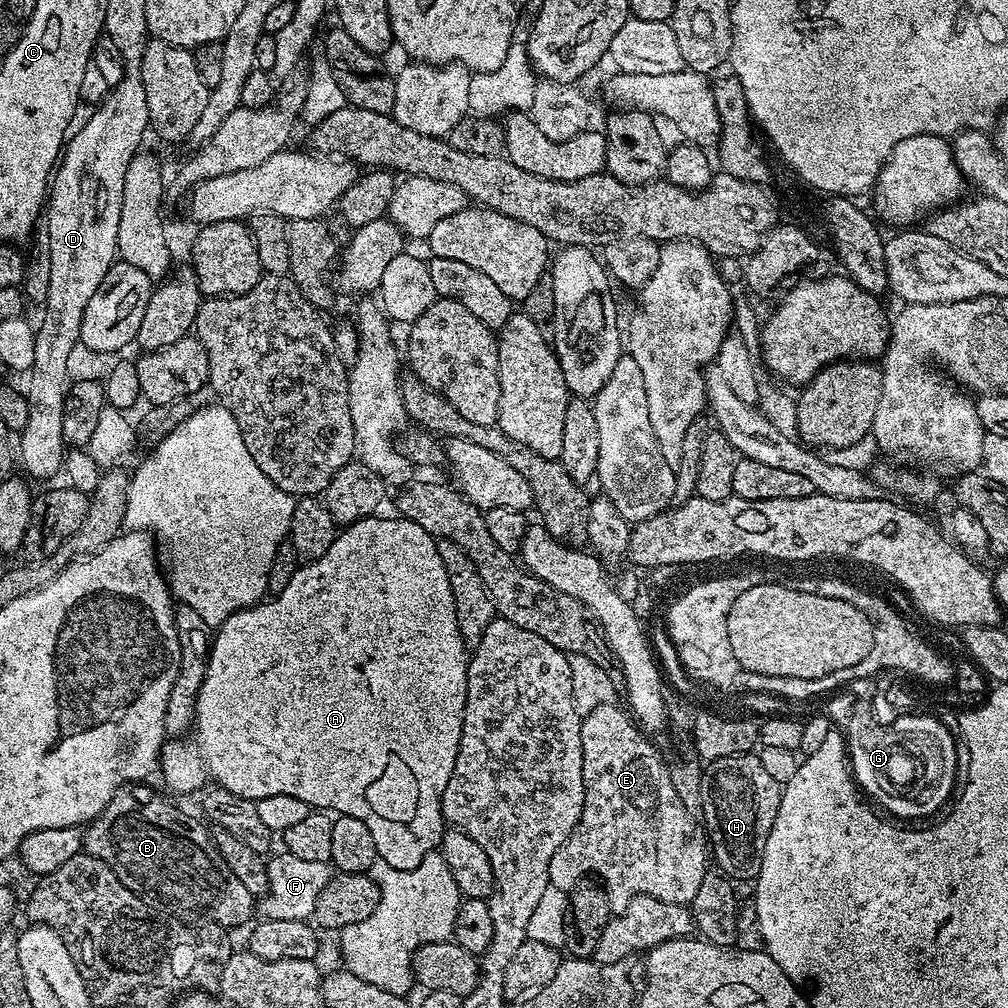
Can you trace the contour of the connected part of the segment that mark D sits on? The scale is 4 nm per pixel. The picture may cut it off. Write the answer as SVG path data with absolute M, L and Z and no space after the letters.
M128 62L124 65L122 82L111 85L108 95L95 105L92 117L86 128L75 134L65 143L58 167L50 180L50 195L46 200L46 231L50 242L49 288L42 299L44 305L44 325L36 328L34 342L34 366L27 373L28 409L30 419L18 433L18 460L36 480L51 481L52 475L64 467L66 445L62 434L64 402L69 399L69 385L64 384L64 364L72 343L80 343L82 314L90 306L90 298L98 294L102 278L112 268L117 259L119 214L122 210L123 182L127 167L136 153L141 151L140 143L144 140L144 131L149 131L146 90L142 87L142 74L139 63Z

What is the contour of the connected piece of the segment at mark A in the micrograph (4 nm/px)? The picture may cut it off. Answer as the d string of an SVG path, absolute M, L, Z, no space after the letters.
M373 514L367 520L359 520L357 524L347 525L337 535L335 542L330 546L330 550L326 550L326 554L322 554L322 558L309 560L303 566L297 567L296 572L290 578L290 582L286 582L286 586L281 592L275 593L271 598L265 599L261 603L252 605L251 608L244 608L242 611L234 613L230 618L226 618L226 622L222 622L219 628L215 629L210 640L208 664L204 667L204 679L200 681L200 688L196 691L194 731L191 733L191 736L193 735L192 741L189 744L165 743L160 754L158 768L161 773L164 771L164 784L172 792L198 791L197 793L199 793L209 783L209 781L207 782L209 776L213 785L230 790L230 794L236 794L247 800L258 801L262 798L270 798L272 794L288 794L290 798L302 798L302 802L306 802L313 809L331 810L333 813L342 816L358 818L358 822L366 822L370 835L374 837L374 846L379 859L384 860L390 866L394 866L394 870L414 870L414 866L418 866L422 862L422 858L426 858L426 854L439 849L440 841L444 839L446 821L440 803L442 802L442 794L446 790L446 782L450 782L450 774L454 770L454 762L458 758L458 750L460 749L470 652L469 649L464 647L464 640L460 637L458 618L454 614L454 594L450 594L450 578L446 578L446 566L442 566L442 558L436 549L434 537L426 530L422 530L422 526L418 526L409 520L403 518L379 520L378 517L379 515Z

